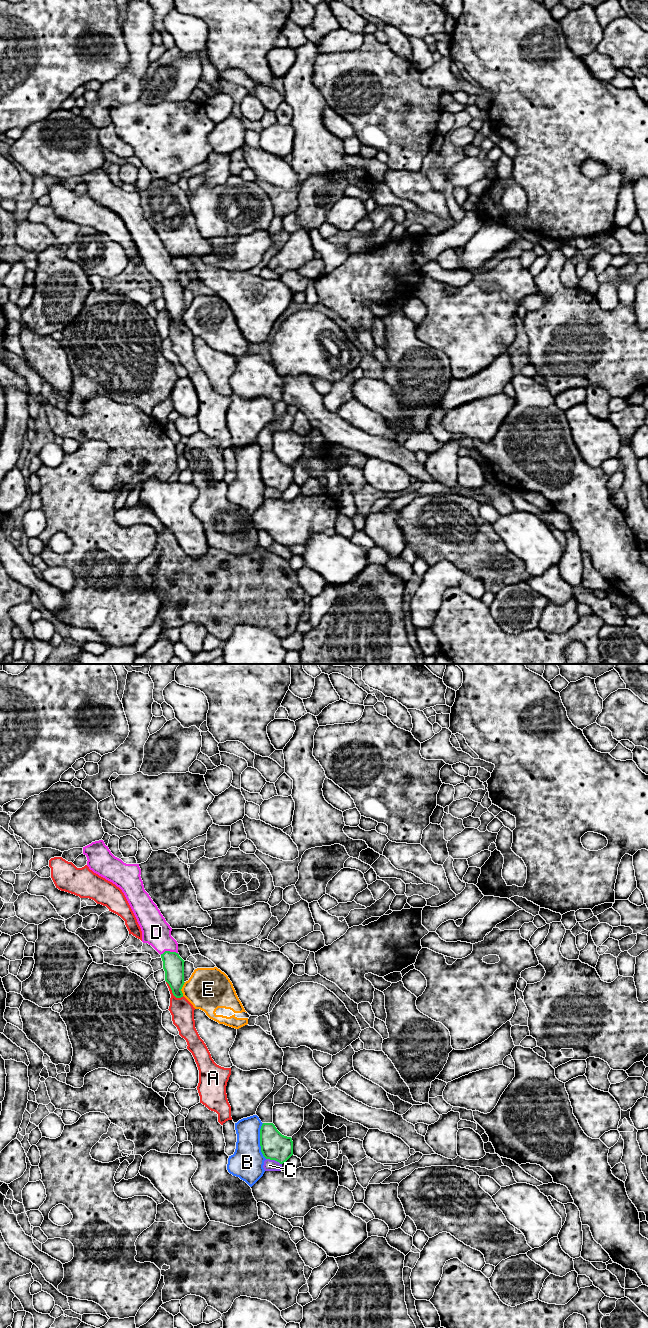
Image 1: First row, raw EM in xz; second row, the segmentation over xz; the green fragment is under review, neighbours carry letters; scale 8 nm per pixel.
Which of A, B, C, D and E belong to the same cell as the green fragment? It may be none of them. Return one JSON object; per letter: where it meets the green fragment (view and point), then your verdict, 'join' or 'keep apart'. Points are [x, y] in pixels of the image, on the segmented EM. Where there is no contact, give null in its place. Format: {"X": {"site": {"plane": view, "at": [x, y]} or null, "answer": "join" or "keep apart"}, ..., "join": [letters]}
{"A": {"site": {"plane": "xz", "at": [172, 992]}, "answer": "keep apart"}, "B": {"site": {"plane": "xz", "at": [260, 1141]}, "answer": "keep apart"}, "C": {"site": {"plane": "xz", "at": [274, 1159]}, "answer": "keep apart"}, "D": {"site": {"plane": "xz", "at": [169, 951]}, "answer": "join"}, "E": {"site": {"plane": "xz", "at": [181, 988]}, "answer": "keep apart"}, "join": ["D"]}

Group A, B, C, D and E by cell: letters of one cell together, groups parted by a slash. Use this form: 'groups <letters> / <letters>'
groups A / B / C / D / E

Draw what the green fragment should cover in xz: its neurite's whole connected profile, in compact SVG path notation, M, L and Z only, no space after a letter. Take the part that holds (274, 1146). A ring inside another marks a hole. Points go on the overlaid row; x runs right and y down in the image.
M263 1123L260 1129L261 1152L266 1159L285 1163L293 1155L291 1137L282 1135L273 1123Z

